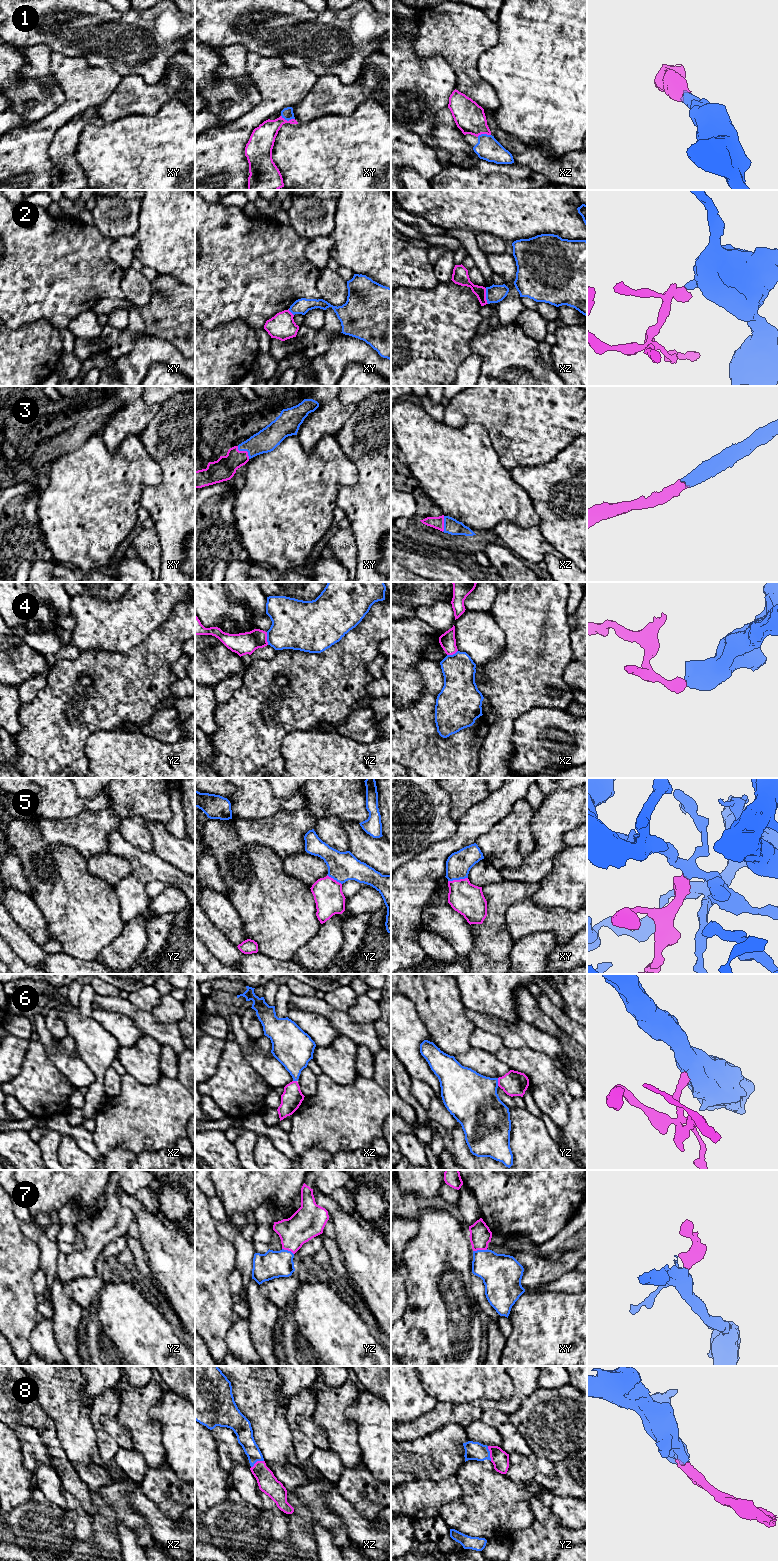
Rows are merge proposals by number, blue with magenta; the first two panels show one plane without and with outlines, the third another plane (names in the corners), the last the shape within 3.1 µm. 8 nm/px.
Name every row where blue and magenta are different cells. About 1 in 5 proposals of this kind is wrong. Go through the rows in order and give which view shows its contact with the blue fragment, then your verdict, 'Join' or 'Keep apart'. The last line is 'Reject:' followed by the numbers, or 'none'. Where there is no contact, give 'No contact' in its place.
1: Touches blue in xy. Join
2: Touches blue in xz. Keep apart
3: Touches blue in xy. Join
4: Touches blue in yz. Keep apart
5: Touches blue in xy. Join
6: Touches blue in yz. Join
7: Touches blue in xy. Join
8: Touches blue in yz. Join
Reject: 2, 4

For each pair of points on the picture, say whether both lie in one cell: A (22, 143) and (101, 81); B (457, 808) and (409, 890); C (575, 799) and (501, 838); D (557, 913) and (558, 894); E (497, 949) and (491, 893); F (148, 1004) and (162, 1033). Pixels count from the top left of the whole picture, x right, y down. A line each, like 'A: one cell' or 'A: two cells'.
A: one cell
B: two cells
C: two cells
D: two cells
E: one cell
F: two cells

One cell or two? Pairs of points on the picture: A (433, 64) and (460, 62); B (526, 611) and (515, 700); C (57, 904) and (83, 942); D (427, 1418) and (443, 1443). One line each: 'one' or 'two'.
A: two
B: one
C: one
D: two

